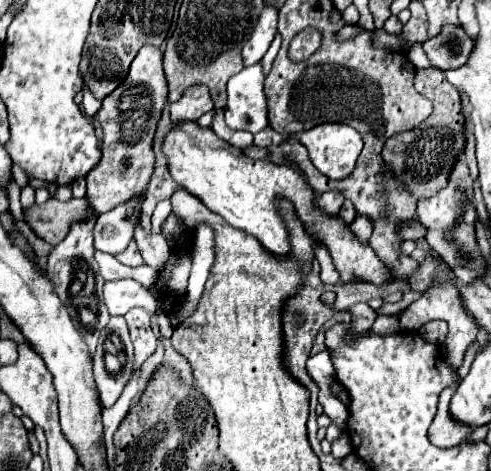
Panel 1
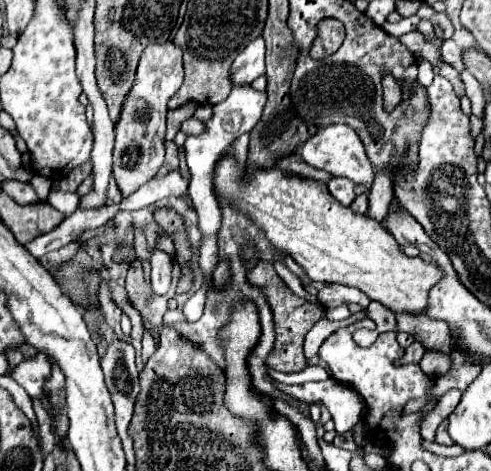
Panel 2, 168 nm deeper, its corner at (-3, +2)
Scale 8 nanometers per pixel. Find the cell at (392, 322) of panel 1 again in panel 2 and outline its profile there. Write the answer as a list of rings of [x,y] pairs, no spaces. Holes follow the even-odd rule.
[[[397,312],[397,326],[395,332],[409,332],[425,348],[433,350],[443,350],[449,354],[449,344],[451,344],[451,334],[449,326],[443,320],[431,320],[425,314],[409,314],[409,312]]]

